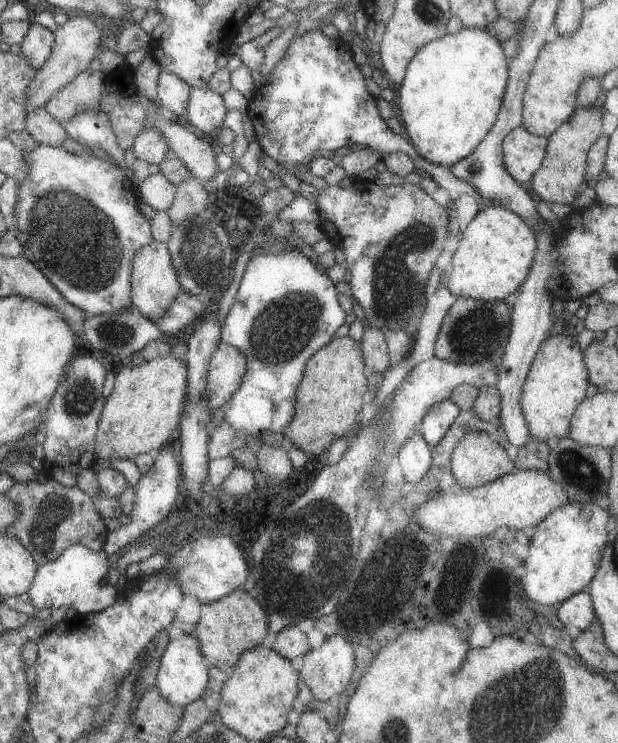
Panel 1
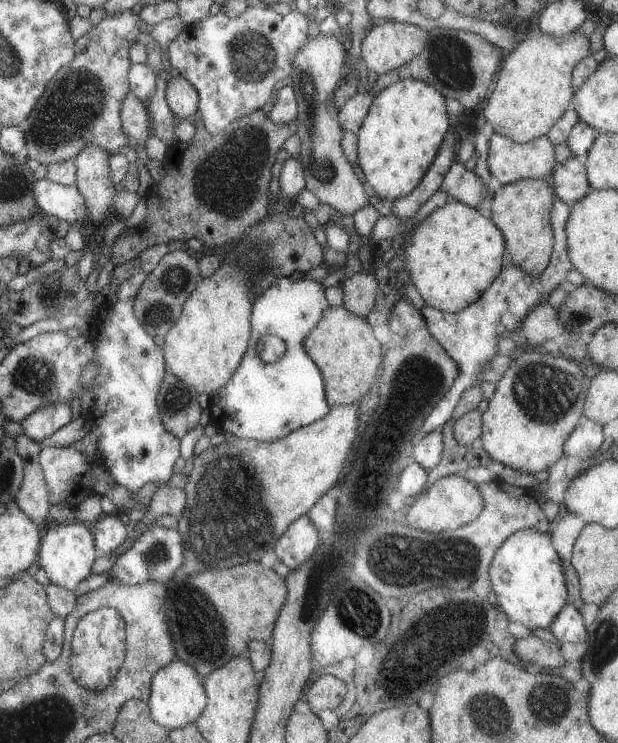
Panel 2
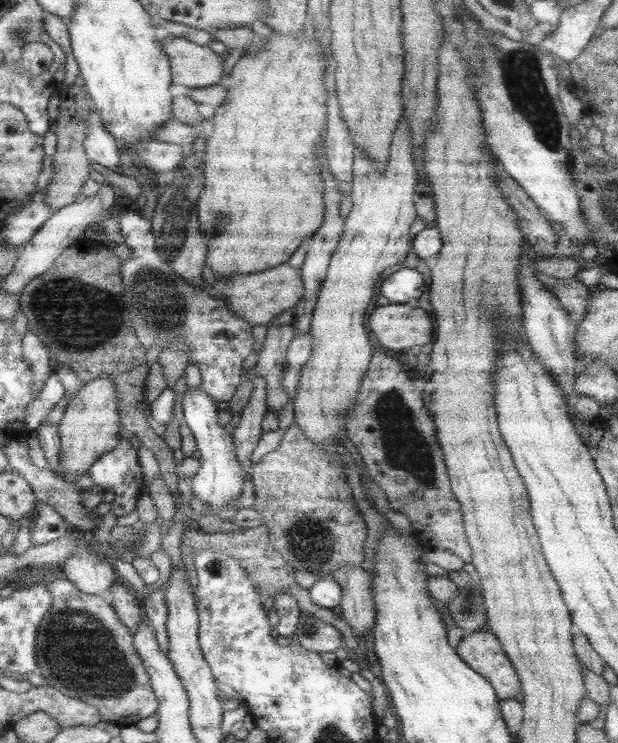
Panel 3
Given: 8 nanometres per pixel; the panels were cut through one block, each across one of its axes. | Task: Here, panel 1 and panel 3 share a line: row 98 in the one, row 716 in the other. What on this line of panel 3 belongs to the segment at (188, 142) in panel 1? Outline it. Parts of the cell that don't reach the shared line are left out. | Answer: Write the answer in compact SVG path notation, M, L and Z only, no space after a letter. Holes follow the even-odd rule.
M55 578L46 587L53 596L52 606L36 632L36 663L46 684L62 695L97 708L102 721L122 727L134 725L155 714L159 706L150 688L150 678L134 650L132 633L122 625L113 606L101 595L84 595L68 579Z

